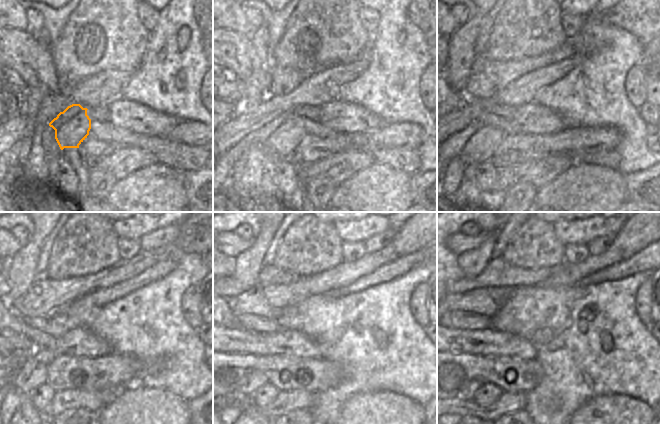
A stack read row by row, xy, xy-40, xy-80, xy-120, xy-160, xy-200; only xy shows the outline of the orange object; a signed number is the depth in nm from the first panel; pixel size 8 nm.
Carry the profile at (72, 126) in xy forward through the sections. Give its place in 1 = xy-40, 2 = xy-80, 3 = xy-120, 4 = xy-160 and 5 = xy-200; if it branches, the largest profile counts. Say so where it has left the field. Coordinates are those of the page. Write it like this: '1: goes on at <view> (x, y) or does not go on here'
1: goes on at xy-40 (284, 134)
2: goes on at xy-80 (480, 148)
3: goes on at xy-120 (33, 373)
4: goes on at xy-160 (252, 379)
5: goes on at xy-200 (466, 393)

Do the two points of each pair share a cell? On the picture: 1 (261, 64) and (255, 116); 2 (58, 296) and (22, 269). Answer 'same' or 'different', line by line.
1: different
2: different

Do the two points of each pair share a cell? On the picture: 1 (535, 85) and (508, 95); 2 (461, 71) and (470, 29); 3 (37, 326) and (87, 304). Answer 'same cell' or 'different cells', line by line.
1: same cell
2: same cell
3: different cells

